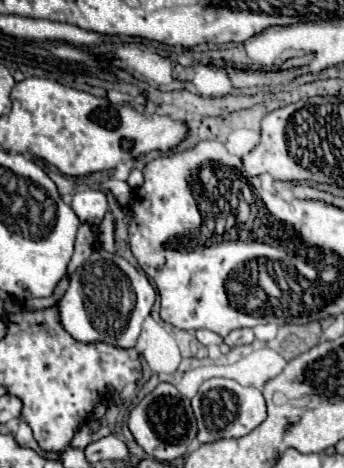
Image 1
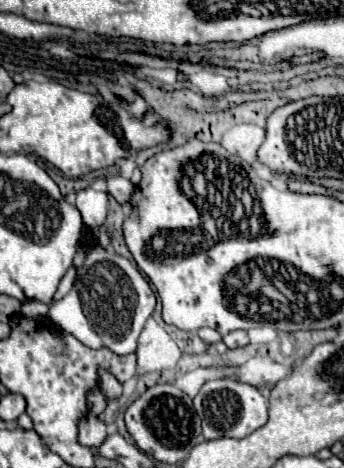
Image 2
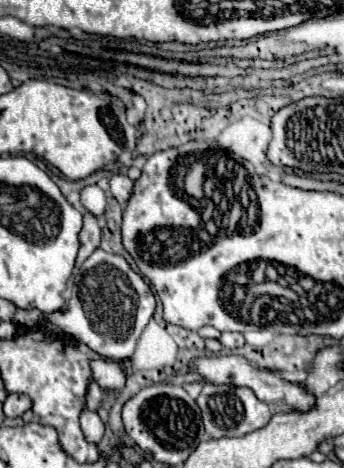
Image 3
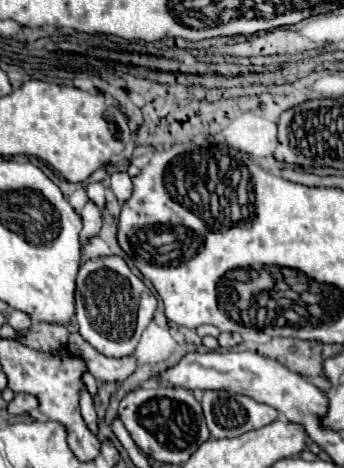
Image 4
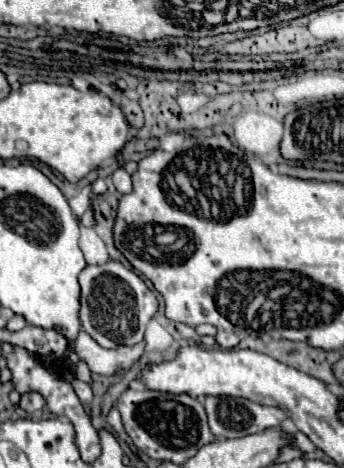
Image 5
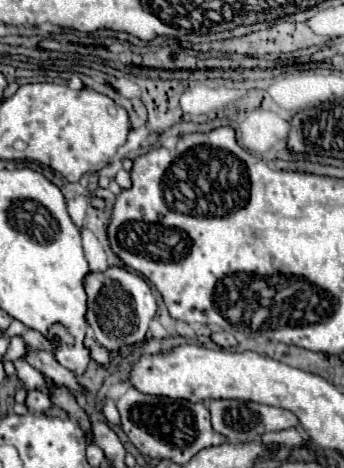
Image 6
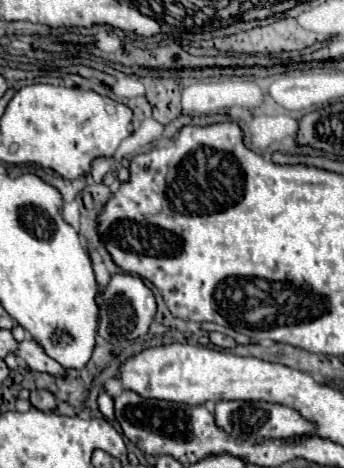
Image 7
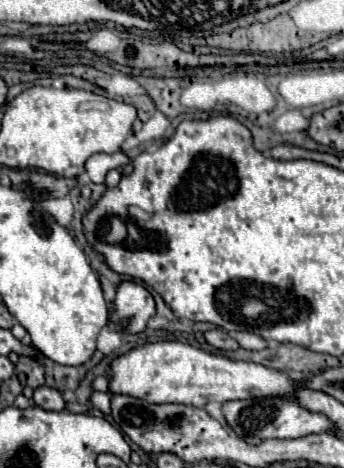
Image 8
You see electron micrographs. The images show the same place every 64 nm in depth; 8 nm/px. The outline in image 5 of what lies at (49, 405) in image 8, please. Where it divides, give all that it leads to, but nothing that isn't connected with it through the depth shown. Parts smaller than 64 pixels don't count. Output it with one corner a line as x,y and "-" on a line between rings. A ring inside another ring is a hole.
28,392
28,394
22,394
18,406
26,412
36,412
36,410
42,410
44,408
44,398
36,392

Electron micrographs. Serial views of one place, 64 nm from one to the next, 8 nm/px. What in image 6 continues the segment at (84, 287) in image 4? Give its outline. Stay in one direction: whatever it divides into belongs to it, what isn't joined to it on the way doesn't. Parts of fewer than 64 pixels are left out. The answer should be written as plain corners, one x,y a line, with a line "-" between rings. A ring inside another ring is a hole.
110,266
104,272
88,272
84,276
84,290
88,296
86,322
90,324
96,340
104,348
112,350
124,344
136,344
144,340
148,324
158,310
156,298
152,296
152,290
144,282
144,278
136,276
126,268

